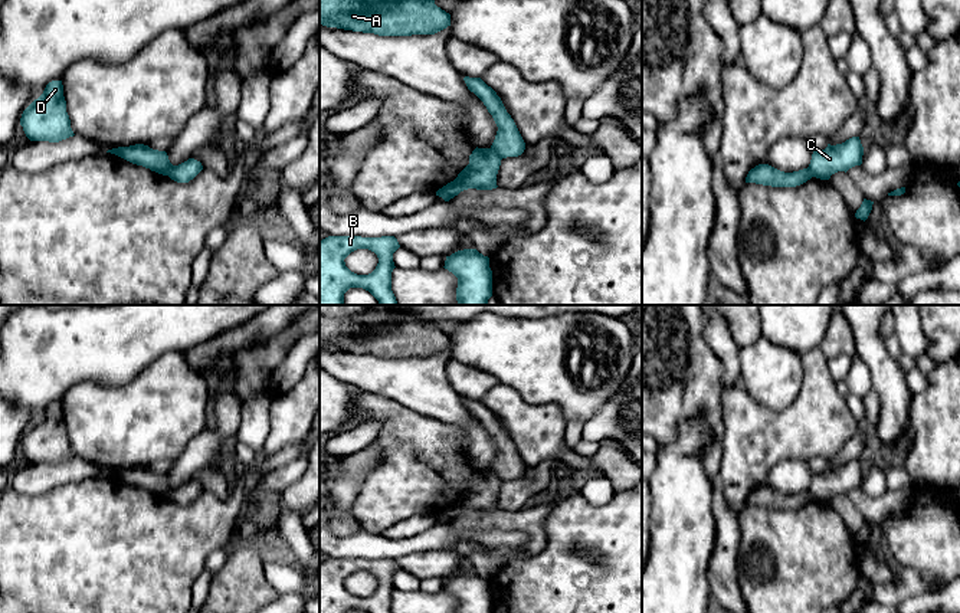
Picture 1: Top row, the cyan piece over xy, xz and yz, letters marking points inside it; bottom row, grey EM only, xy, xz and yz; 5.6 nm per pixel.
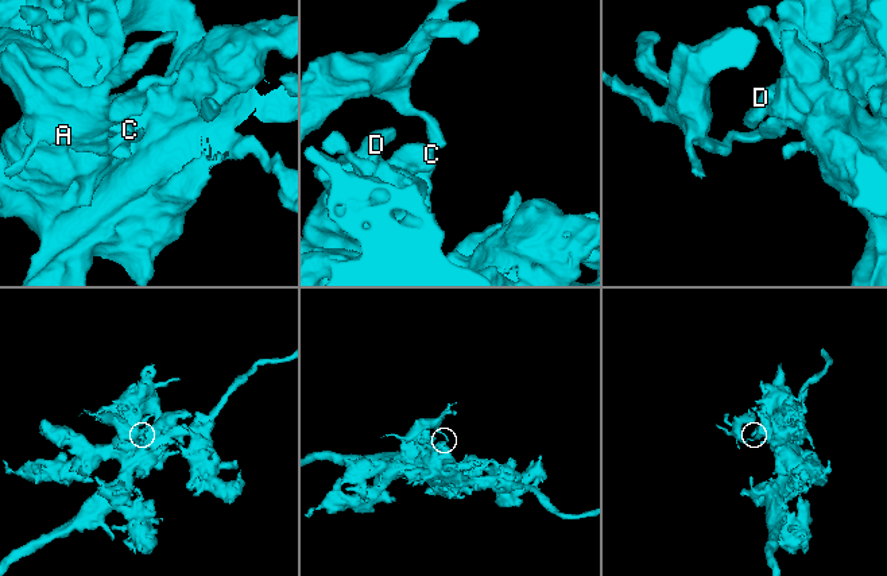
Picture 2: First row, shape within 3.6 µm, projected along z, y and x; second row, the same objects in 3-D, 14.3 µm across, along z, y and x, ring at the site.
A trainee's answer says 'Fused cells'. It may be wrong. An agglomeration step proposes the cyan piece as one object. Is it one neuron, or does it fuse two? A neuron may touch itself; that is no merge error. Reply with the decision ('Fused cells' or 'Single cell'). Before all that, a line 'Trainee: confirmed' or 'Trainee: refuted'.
Trainee: confirmed
Fused cells

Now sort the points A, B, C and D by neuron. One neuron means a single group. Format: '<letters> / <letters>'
A / B C D

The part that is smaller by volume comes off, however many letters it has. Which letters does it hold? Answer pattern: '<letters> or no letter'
A

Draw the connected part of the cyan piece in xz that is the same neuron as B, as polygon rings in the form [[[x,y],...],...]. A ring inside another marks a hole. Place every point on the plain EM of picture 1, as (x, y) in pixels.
[[[328,558],[320,563],[320,613],[391,613],[393,576],[400,570],[394,558]],[[357,571],[368,571],[379,580],[368,597],[351,594],[344,581]]]

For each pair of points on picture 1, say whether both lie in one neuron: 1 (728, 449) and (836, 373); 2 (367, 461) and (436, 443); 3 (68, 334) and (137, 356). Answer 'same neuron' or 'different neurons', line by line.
1: different neurons
2: different neurons
3: same neuron

